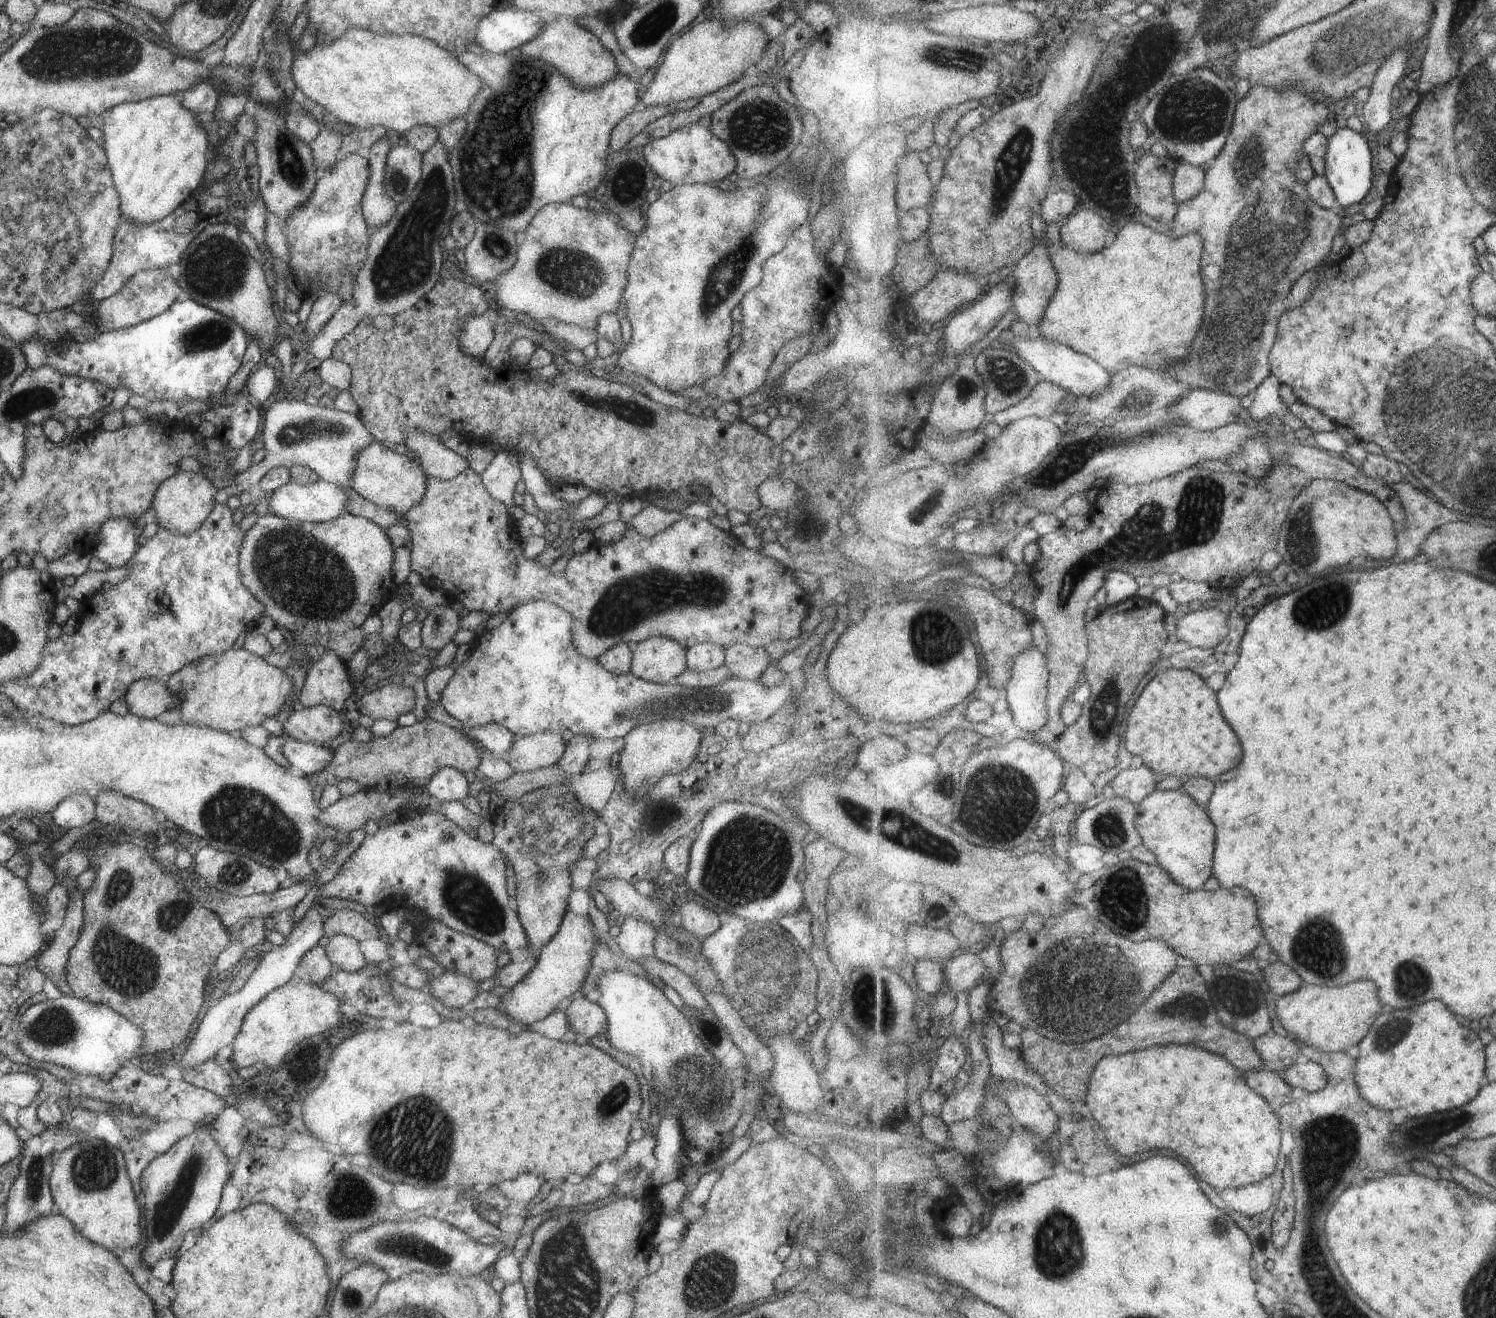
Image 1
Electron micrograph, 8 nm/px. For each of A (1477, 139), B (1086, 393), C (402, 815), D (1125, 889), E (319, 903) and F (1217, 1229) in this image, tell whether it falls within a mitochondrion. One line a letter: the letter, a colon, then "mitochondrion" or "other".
A: mitochondrion
B: other
C: other
D: mitochondrion
E: other
F: mitochondrion

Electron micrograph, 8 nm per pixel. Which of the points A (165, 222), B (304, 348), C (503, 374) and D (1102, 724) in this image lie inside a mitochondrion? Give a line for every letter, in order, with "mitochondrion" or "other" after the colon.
A: other
B: other
C: other
D: mitochondrion

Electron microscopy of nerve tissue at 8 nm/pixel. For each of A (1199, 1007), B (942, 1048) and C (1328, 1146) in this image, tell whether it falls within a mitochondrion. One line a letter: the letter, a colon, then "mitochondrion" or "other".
A: mitochondrion
B: other
C: mitochondrion

